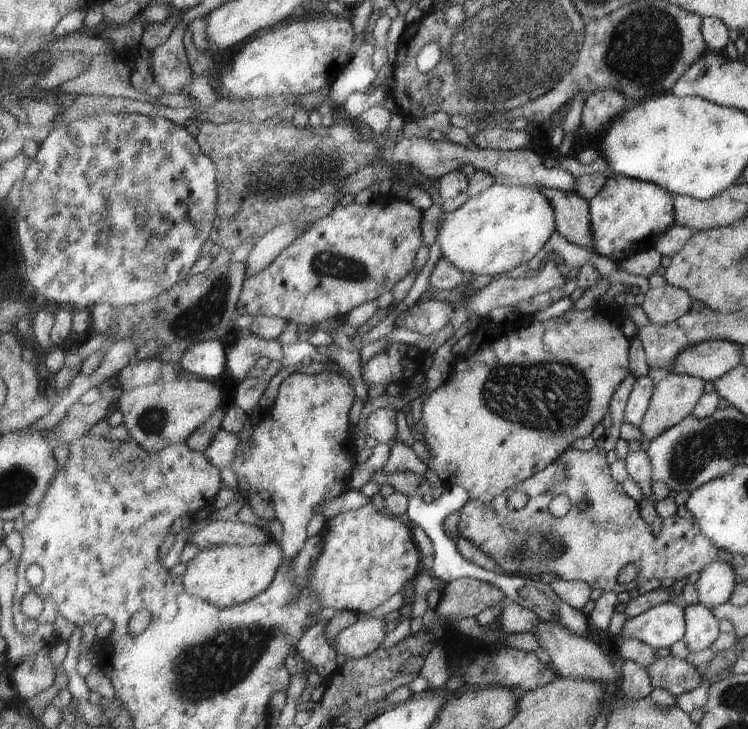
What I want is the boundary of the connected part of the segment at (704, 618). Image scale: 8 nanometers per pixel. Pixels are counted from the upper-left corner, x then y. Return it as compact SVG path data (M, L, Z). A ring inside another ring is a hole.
M696 603L685 606L684 611L684 638L688 652L701 652L709 649L717 638L718 622L713 618L710 610Z

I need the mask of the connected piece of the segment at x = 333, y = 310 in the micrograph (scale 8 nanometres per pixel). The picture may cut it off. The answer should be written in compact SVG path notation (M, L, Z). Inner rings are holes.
M376 200L369 202L368 204L357 204L352 202L345 206L337 206L337 208L325 218L310 224L305 232L289 246L285 248L281 254L277 257L277 260L273 261L261 274L257 276L251 276L249 280L244 280L244 287L241 291L239 302L237 304L238 315L257 316L259 314L265 314L267 316L279 316L288 322L295 322L295 324L321 324L325 320L329 320L331 316L336 318L345 318L351 310L355 310L357 306L365 304L365 302L371 302L371 300L377 300L381 298L385 292L391 292L398 282L401 282L405 276L411 274L413 268L416 265L417 255L420 253L420 248L423 246L423 232L421 232L421 222L423 222L423 211L419 208L415 208L411 202L406 200Z

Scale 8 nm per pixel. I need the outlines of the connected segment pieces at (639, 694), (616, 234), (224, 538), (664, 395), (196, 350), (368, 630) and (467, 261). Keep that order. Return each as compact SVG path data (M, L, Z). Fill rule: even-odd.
M623 658L622 690L627 700L641 700L653 692L653 682L646 668L633 660Z
M615 174L590 201L589 216L595 236L595 252L618 264L634 254L653 249L654 238L665 234L665 230L674 224L673 204L668 191L652 182Z
M215 520L211 521L208 525L204 526L201 530L197 530L193 533L188 544L194 544L199 550L211 549L218 545L241 545L241 546L253 546L261 545L269 542L271 537L266 528L257 527L249 523L243 523L233 520Z
M667 372L654 384L649 410L640 426L641 432L652 441L690 415L704 394L703 386L704 379Z
M203 340L191 346L181 360L186 376L195 376L205 380L217 380L227 366L227 349L224 340Z
M379 618L359 619L353 626L345 628L337 640L330 642L341 660L363 658L375 652L387 638L387 623Z
M496 182L485 192L469 197L461 207L443 213L437 226L436 240L442 256L455 264L461 272L497 277L498 274L511 272L513 268L535 258L541 248L545 248L545 244L552 240L557 231L556 226L556 210L553 210L552 202L540 190Z

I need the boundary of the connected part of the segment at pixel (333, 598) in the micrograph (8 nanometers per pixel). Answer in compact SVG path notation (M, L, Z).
M373 502L328 519L321 530L325 534L325 554L317 562L313 578L313 596L321 598L325 608L369 614L391 596L401 592L418 575L422 554L403 522L379 510Z

